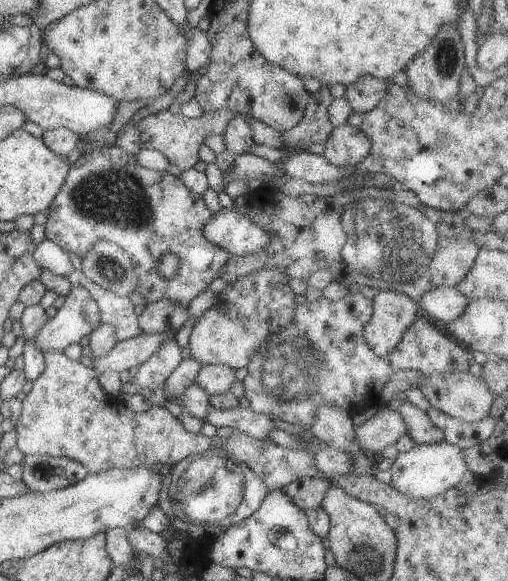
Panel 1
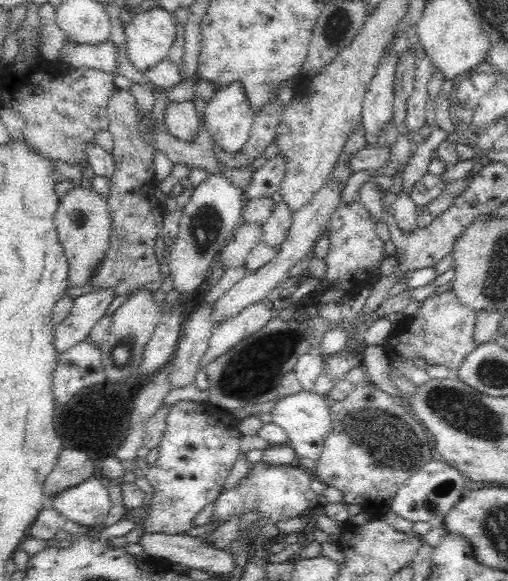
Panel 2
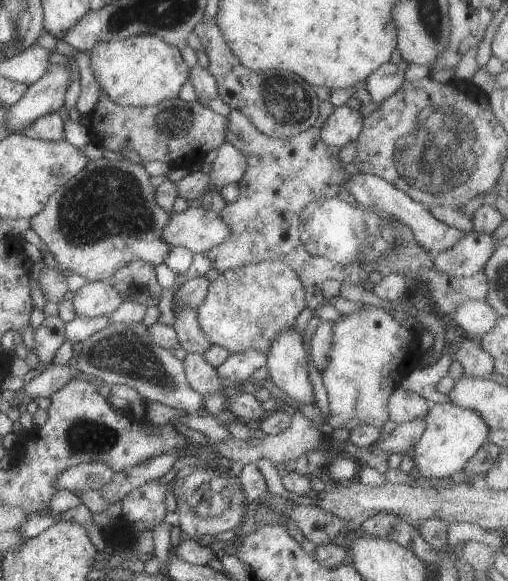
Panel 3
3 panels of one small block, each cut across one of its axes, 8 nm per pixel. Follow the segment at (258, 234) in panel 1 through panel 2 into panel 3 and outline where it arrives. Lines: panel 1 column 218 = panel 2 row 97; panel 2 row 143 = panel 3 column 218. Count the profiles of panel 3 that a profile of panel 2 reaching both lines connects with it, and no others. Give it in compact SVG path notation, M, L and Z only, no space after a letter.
M192 205L185 211L172 212L162 230L164 244L187 248L193 254L209 252L230 238L232 230L217 212Z

